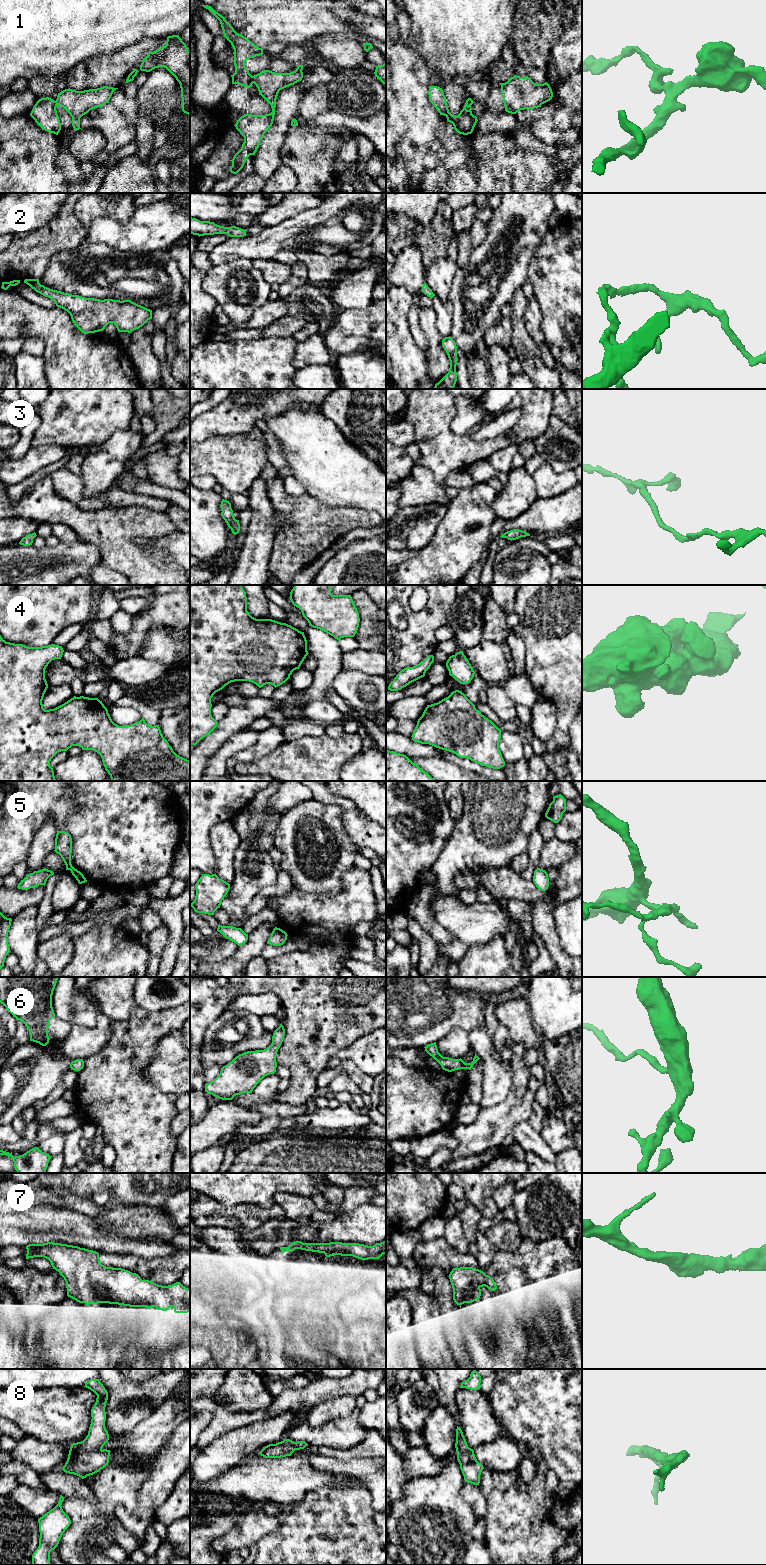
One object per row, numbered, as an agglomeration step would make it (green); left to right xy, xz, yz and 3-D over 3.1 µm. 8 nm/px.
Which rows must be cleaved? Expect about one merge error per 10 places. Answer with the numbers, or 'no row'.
1

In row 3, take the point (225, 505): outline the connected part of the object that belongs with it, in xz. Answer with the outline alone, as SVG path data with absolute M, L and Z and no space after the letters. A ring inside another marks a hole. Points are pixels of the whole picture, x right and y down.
M222 499L221 501L221 516L227 523L228 527L231 529L234 535L238 534L240 531L239 520L236 520L233 515L233 510L231 508L231 503L227 500Z

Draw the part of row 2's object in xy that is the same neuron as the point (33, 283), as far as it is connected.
M25 279L24 283L29 285L36 292L52 299L57 307L67 311L74 325L85 334L103 331L109 323L113 323L118 332L128 332L139 329L148 320L152 319L152 310L138 305L131 300L94 299L85 298L79 295L72 295L61 291L53 290L39 283L39 279Z

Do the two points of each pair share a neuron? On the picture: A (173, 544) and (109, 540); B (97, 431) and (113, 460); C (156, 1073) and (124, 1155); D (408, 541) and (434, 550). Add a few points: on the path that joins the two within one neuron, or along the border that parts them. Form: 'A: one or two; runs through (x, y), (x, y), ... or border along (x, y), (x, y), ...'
A: two; border along (135, 539), (137, 543), (142, 544), (156, 555)
B: two; border along (123, 429), (116, 430), (100, 444)
C: two; border along (152, 1059), (142, 1074), (161, 1091), (173, 1094)
D: two; border along (437, 527), (433, 537), (421, 548), (400, 550)

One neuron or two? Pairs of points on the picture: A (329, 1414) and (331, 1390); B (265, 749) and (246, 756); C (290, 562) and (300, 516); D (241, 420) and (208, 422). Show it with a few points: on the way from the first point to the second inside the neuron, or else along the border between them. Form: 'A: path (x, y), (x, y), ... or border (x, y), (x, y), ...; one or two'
A: border (353, 1395), (334, 1396), (314, 1404), (309, 1409); two
B: path (260, 749), (251, 754); one
C: path (291, 551), (300, 542), (300, 527); one
D: path (233, 421), (216, 422); one

